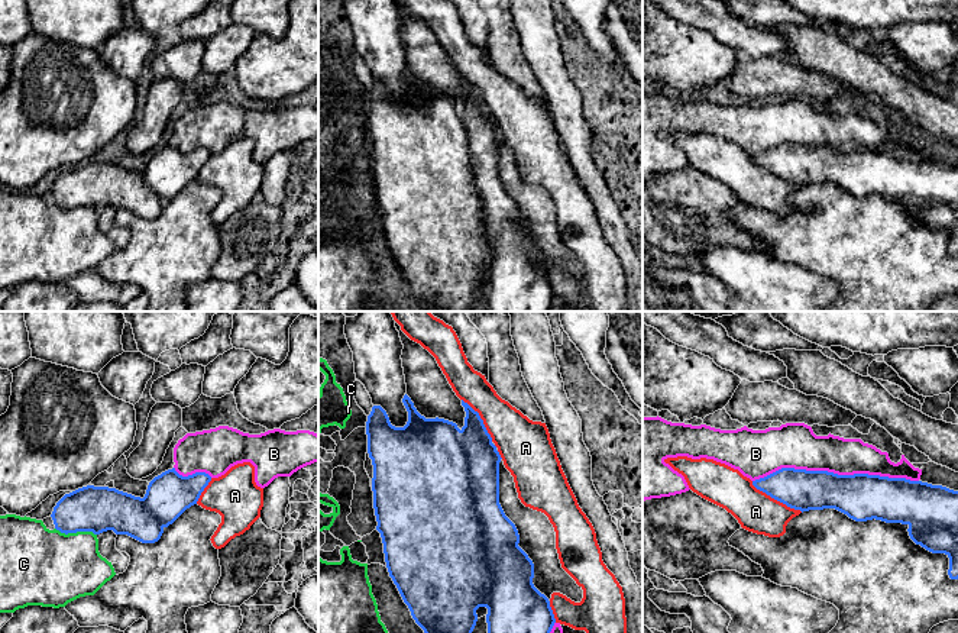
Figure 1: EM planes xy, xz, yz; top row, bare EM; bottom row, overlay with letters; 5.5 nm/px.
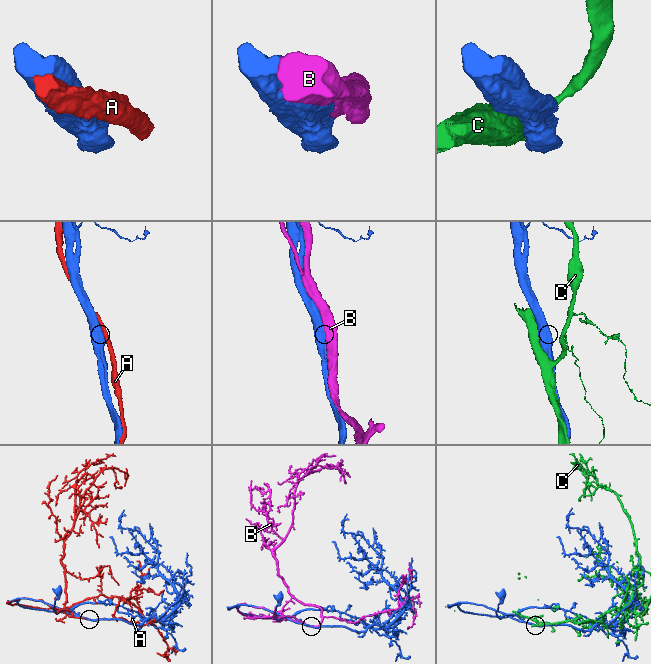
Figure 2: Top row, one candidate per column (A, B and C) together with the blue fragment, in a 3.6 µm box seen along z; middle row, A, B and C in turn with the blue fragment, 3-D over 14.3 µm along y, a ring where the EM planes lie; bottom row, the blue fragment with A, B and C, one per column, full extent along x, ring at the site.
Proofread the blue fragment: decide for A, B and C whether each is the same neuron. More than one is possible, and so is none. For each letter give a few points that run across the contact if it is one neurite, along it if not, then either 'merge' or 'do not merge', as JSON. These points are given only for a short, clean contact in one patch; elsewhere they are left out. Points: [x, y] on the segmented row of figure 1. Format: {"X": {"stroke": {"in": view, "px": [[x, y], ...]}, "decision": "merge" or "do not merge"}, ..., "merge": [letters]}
{"A": {"decision": "do not merge"}, "B": {"decision": "do not merge"}, "C": {"decision": "do not merge"}, "merge": []}

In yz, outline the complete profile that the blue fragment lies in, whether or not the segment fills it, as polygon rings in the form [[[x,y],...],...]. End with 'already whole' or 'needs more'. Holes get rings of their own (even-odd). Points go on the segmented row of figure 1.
[[[781,468],[753,485],[790,508],[809,511],[835,508],[855,521],[881,520],[907,524],[909,536],[932,553],[949,558],[948,575],[958,579],[958,491],[906,478],[868,474],[838,475],[828,471]]] | already whole

